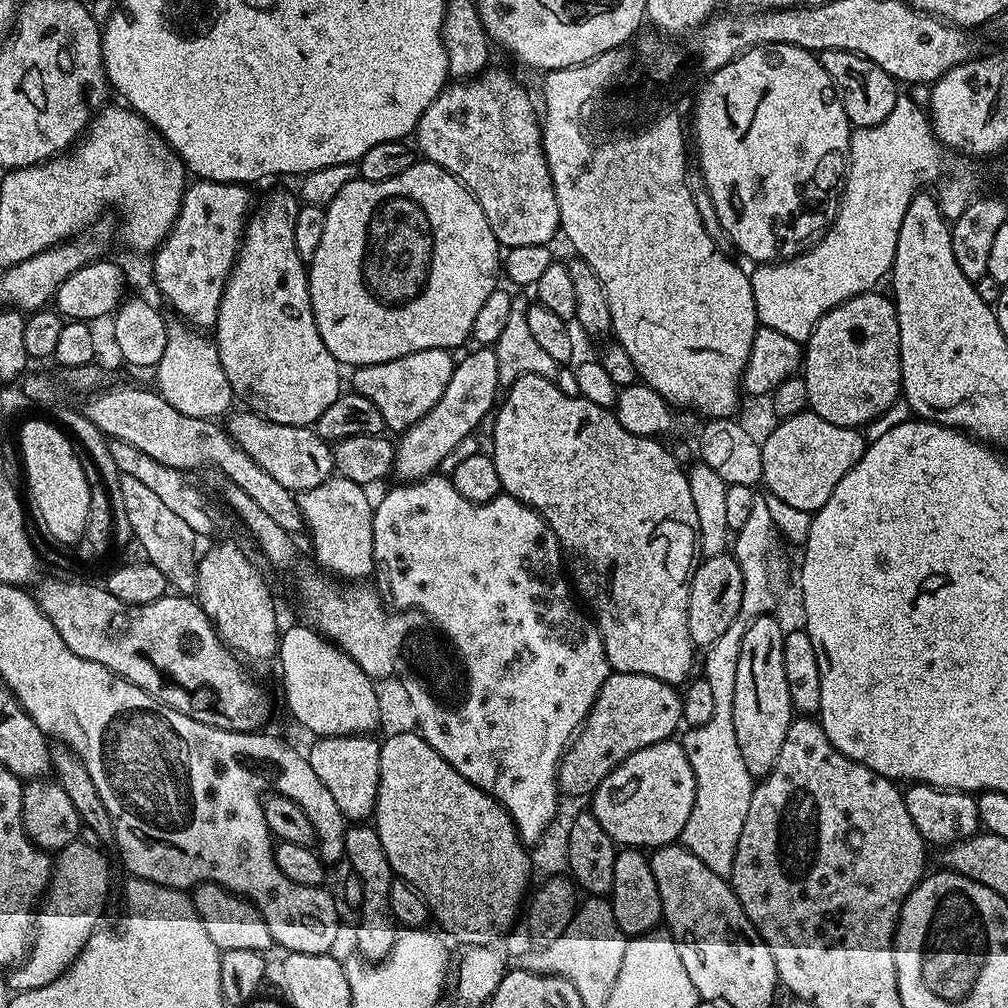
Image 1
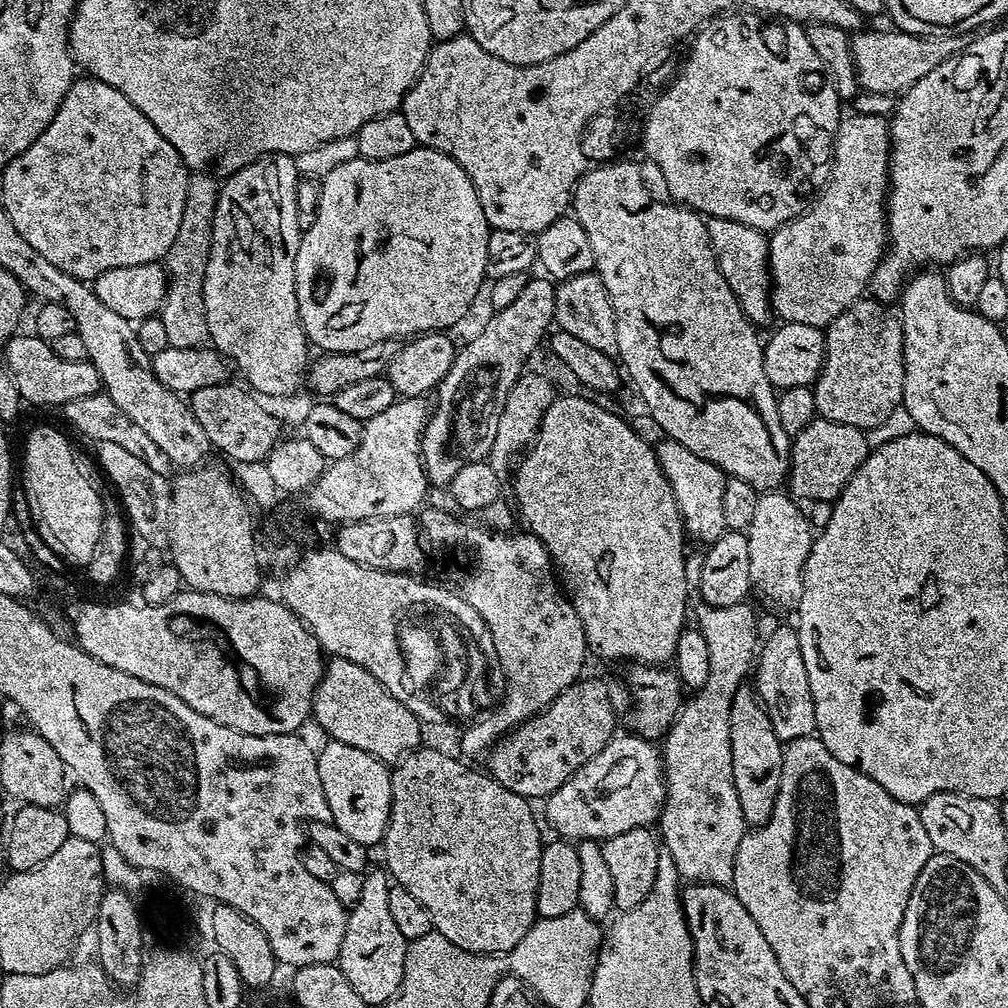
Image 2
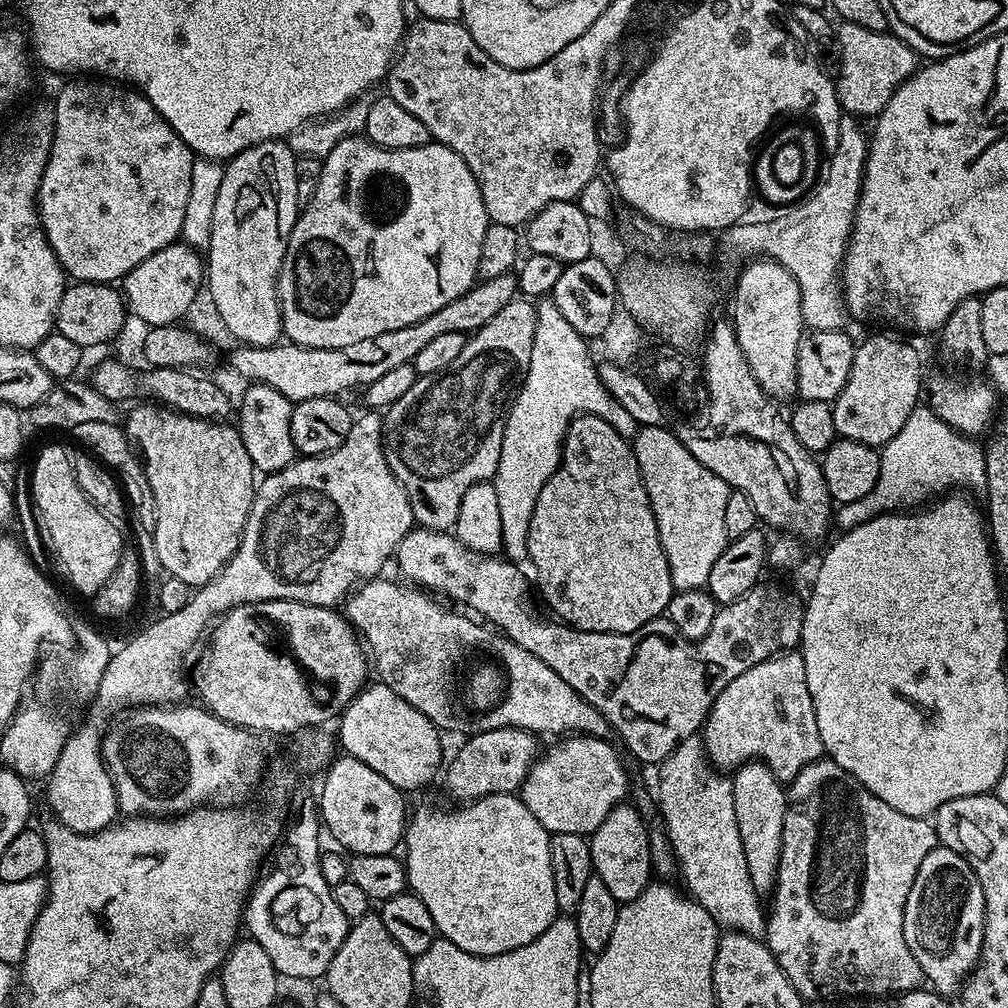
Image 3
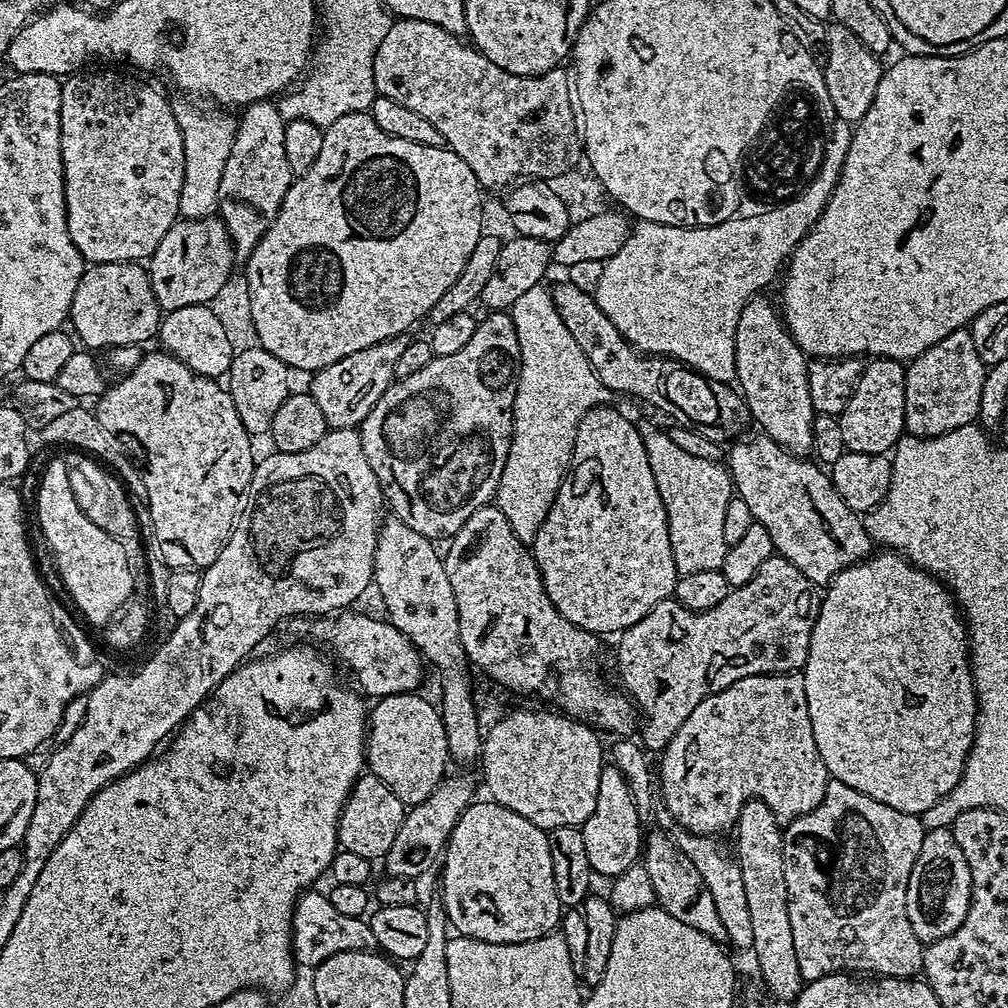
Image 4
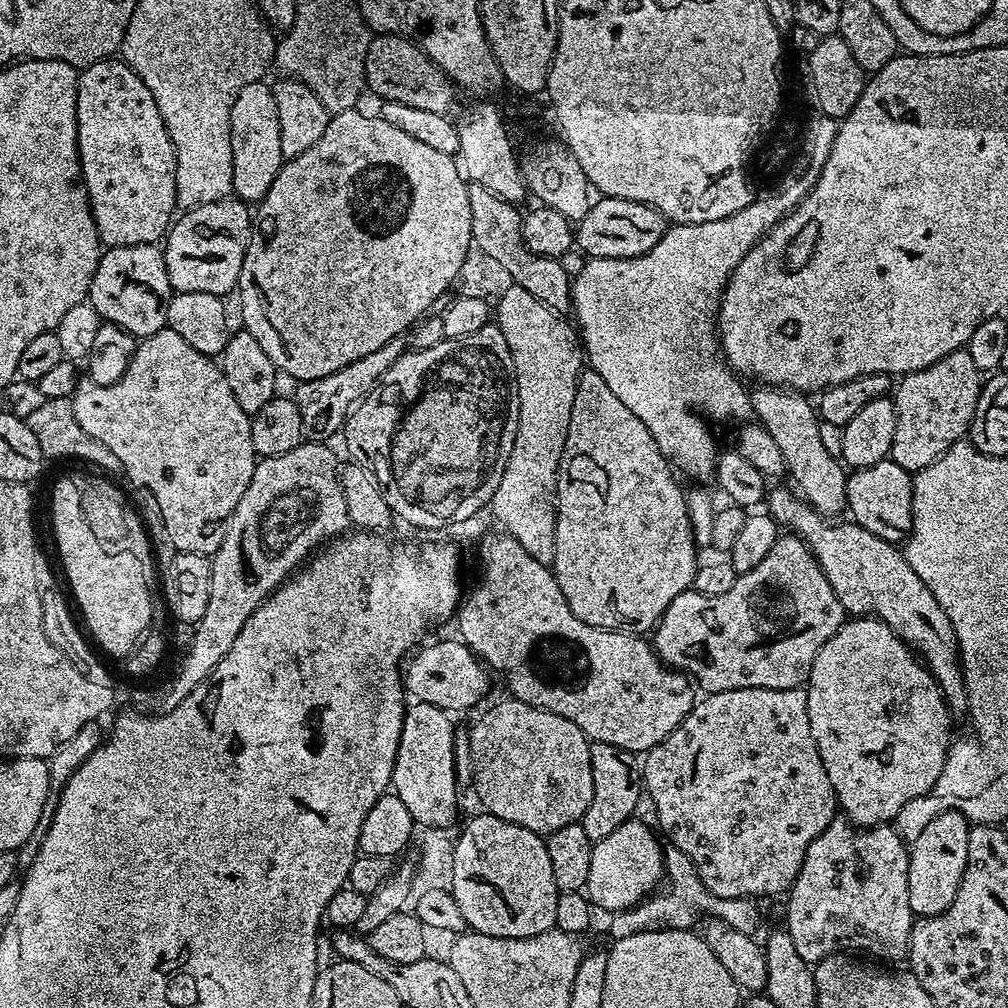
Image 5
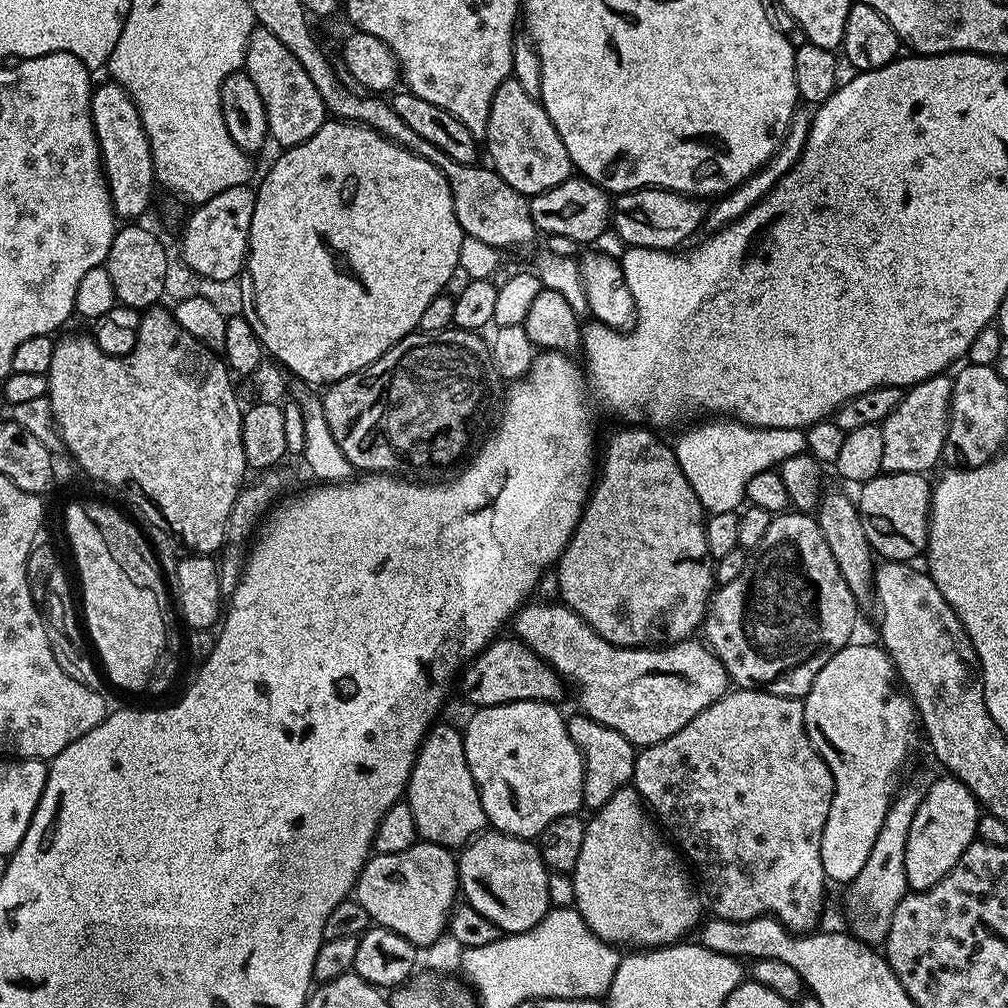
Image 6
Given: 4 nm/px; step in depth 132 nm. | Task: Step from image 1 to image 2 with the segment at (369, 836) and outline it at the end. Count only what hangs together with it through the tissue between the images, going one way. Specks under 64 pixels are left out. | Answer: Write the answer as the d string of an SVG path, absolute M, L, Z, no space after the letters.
M387 871L371 872L364 876L362 895L347 913L338 967L342 974L346 974L346 982L354 986L354 994L358 994L362 1002L369 1006L383 1006L400 993L410 941L400 933L390 914L390 877Z

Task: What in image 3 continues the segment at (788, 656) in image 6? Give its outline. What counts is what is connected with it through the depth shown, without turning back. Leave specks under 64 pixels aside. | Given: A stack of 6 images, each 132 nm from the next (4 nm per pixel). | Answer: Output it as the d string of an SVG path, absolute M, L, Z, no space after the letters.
M413 527L396 547L394 564L400 567L405 581L425 589L445 592L450 599L465 604L469 613L522 646L522 650L530 650L530 654L542 658L542 662L546 662L546 666L550 666L550 670L554 670L554 674L558 674L558 678L562 678L570 690L574 690L604 715L609 729L620 735L621 742L628 747L634 759L653 766L663 764L664 759L682 741L689 740L703 729L709 708L720 691L734 682L738 674L746 674L750 666L758 666L758 662L766 662L780 652L793 651L802 638L805 601L776 584L765 582L757 582L742 598L717 607L709 633L695 644L681 636L674 622L667 618L646 622L633 632L582 632L552 618L543 620L528 593L528 580L519 563L499 555L484 556L481 552L472 552L448 532L431 532L428 528Z

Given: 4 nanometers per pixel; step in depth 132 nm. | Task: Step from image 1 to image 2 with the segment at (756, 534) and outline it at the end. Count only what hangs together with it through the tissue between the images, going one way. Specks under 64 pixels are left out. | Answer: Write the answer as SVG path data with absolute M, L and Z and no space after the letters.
M700 602L697 603L697 608L694 608L694 620L696 616L698 629L705 636L706 642L709 644L710 652L710 676L709 682L702 691L695 698L683 705L679 716L676 721L672 723L672 727L669 728L667 736L662 740L662 764L666 769L666 799L664 801L664 810L658 821L658 832L662 837L663 847L670 850L670 858L674 862L674 866L678 866L678 874L685 881L695 882L699 876L714 876L714 874L722 874L726 868L726 864L730 866L730 862L736 862L736 855L738 854L738 846L742 842L746 831L746 825L744 823L744 815L742 814L742 806L738 804L738 790L734 788L734 766L732 765L732 755L730 754L730 714L732 713L732 703L736 698L736 693L740 691L744 680L749 679L750 673L754 668L754 661L758 656L758 640L756 644L756 612L751 608L751 603L745 602L742 604L735 604L734 606L728 606L726 608L715 608L709 604Z

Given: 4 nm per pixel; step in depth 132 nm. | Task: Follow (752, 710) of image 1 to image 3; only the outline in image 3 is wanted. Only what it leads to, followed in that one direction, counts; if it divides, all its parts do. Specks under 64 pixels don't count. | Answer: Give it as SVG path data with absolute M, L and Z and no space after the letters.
M750 760L735 769L730 781L734 794L734 818L738 818L738 838L742 838L742 854L746 854L746 870L750 870L750 882L754 884L756 893L771 893L776 887L782 830L788 809L785 785L759 760Z

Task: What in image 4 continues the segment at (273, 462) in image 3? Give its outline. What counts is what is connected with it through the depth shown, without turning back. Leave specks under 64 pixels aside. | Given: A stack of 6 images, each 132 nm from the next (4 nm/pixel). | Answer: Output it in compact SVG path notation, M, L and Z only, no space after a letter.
M262 347L244 349L233 355L226 377L226 387L234 402L234 410L238 410L238 418L242 418L242 426L246 426L249 436L259 438L263 432L264 435L271 433L274 414L278 414L278 406L282 406L282 402L286 402L290 394L288 375L288 365L274 358L274 354Z

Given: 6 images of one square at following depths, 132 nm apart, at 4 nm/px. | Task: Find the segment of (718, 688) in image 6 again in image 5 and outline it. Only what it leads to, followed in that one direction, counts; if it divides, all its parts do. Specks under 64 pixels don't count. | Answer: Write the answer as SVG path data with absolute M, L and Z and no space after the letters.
M503 530L488 532L481 538L480 581L473 586L472 593L469 596L467 593L463 597L458 609L458 620L459 616L459 639L463 640L469 650L477 658L484 661L485 665L493 673L501 672L504 675L504 680L508 683L509 690L512 691L509 692L511 699L521 700L530 706L541 708L547 712L553 712L570 722L574 722L574 726L578 726L578 730L582 730L582 734L588 737L589 741L598 744L613 744L627 752L646 754L651 748L662 743L688 717L690 710L698 703L698 695L696 696L697 689L694 687L693 681L685 676L683 672L677 672L675 668L668 667L657 656L655 647L649 641L648 644L644 641L647 639L643 635L627 630L617 630L615 628L599 628L598 626L590 626L586 622L582 622L582 618L578 618L578 614L574 614L574 610L570 610L570 602L566 602L566 598L558 586L556 576L552 573L551 567L542 562L535 561L515 538L509 536Z

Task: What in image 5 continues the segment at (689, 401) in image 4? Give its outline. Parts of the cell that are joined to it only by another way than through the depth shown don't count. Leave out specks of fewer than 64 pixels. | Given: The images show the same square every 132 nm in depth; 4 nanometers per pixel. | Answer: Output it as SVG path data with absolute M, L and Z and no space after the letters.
M469 183L470 194L470 230L474 248L482 254L488 254L503 265L503 275L509 277L513 285L528 290L553 311L564 314L572 306L573 277L562 270L559 259L554 256L536 256L531 252L522 238L522 212L519 207L502 198L498 194L490 194L486 186Z

